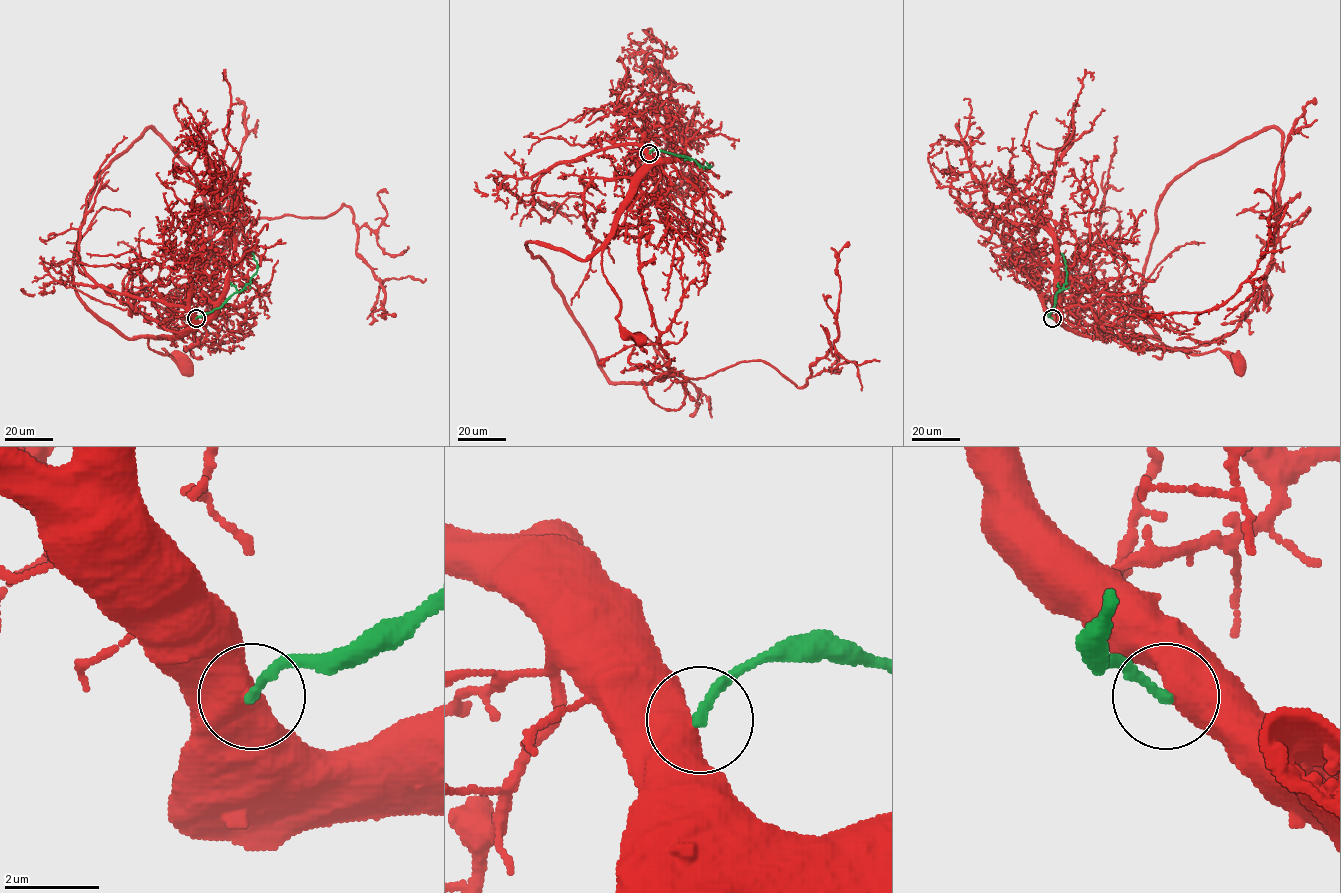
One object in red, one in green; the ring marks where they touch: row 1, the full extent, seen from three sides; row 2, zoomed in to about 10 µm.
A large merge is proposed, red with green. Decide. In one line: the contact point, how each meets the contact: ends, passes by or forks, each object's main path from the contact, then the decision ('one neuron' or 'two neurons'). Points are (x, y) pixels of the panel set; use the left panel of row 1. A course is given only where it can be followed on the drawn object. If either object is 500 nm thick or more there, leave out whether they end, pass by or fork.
(196, 318) | red via (195, 318), (179, 336), (148, 339), (149, 349), (166, 354), (163, 349), (175, 361), (186, 363) | green via (196, 318), (219, 308), (250, 283), (258, 267), (252, 253) | two neurons

